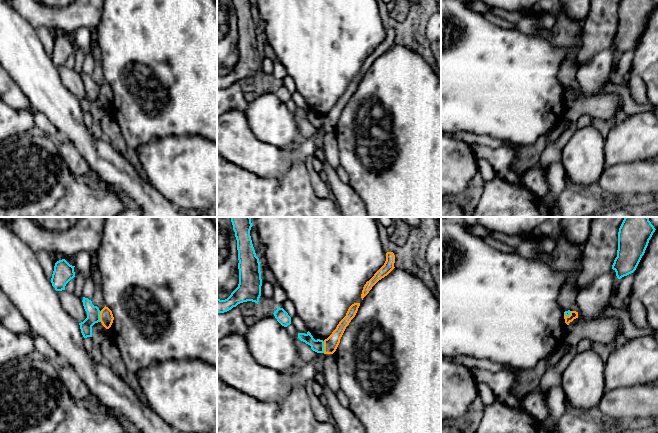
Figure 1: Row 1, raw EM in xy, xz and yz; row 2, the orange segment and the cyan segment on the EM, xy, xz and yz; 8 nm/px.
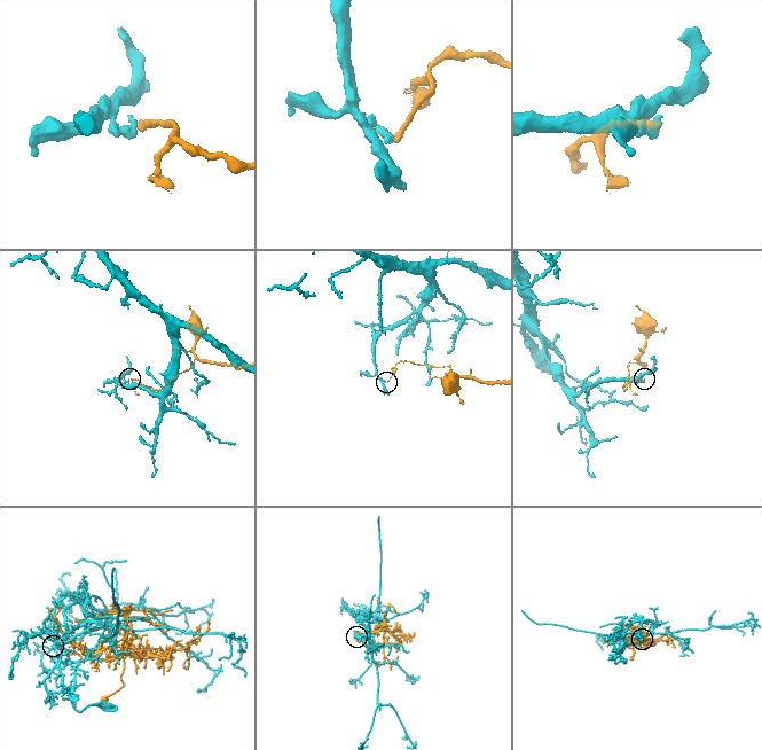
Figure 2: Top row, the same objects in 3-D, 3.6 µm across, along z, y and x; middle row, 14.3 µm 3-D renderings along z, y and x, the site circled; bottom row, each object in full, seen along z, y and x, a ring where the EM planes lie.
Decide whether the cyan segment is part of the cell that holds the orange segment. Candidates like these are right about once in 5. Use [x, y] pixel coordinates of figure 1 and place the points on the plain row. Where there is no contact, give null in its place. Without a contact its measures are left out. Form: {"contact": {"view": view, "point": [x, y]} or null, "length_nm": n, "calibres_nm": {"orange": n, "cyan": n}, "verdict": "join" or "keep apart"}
{"contact": {"view": "xz", "point": [324, 123]}, "length_nm": 100, "calibres_nm": {"orange": 110, "cyan": 100}, "verdict": "keep apart"}

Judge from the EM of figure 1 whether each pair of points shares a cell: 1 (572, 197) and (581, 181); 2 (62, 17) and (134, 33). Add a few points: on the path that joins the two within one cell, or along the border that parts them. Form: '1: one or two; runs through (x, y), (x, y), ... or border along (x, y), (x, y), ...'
1: two; border along (573, 186), (577, 189)
2: two; border along (103, 10), (100, 21), (96, 26)

